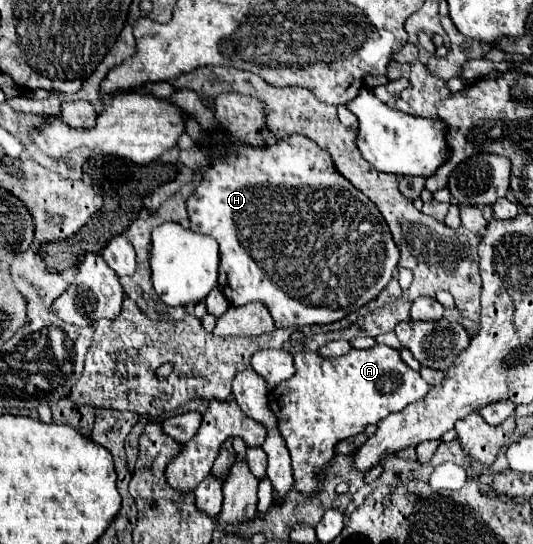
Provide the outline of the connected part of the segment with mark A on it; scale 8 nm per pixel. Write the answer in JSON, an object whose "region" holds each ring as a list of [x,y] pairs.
{"region":[[[375,344],[369,350],[351,350],[339,358],[321,358],[317,352],[293,354],[295,374],[269,392],[269,406],[277,418],[279,434],[287,442],[293,460],[293,476],[297,492],[311,496],[319,492],[319,476],[325,472],[329,460],[335,456],[337,442],[361,434],[369,424],[381,422],[391,412],[403,410],[407,404],[423,398],[429,392],[429,384],[411,370],[399,356],[399,350],[387,344]]]}

